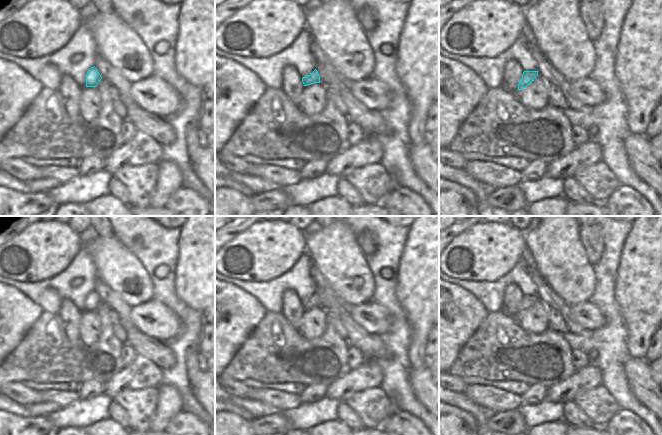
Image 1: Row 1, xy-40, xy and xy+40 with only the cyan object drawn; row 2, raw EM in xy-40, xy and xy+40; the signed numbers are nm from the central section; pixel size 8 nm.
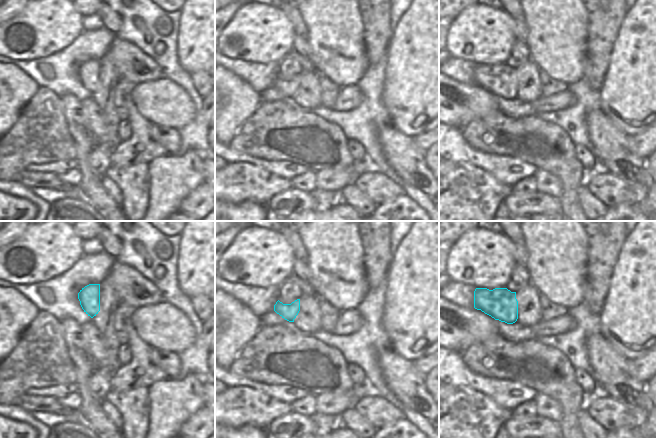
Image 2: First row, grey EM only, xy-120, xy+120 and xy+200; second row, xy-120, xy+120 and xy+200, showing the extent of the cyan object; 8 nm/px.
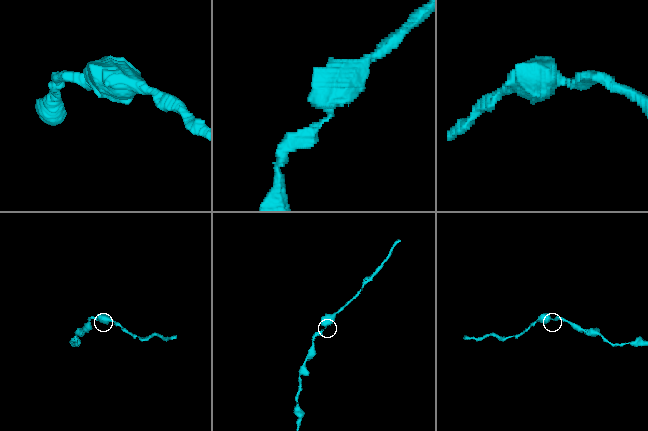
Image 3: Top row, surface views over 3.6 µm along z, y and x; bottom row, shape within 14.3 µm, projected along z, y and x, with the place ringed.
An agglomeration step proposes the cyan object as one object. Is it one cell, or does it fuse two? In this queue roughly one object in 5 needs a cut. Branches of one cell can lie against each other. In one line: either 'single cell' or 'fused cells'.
single cell

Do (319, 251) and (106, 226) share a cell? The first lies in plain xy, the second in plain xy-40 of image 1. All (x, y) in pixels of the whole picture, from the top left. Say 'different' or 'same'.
different

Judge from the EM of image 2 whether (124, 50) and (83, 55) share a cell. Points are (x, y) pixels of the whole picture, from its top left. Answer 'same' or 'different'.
different

